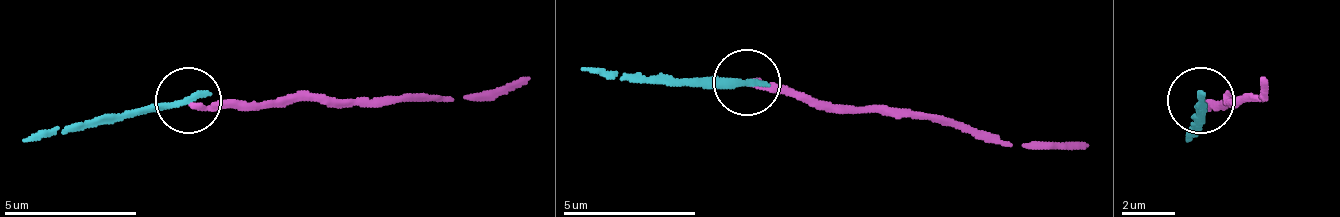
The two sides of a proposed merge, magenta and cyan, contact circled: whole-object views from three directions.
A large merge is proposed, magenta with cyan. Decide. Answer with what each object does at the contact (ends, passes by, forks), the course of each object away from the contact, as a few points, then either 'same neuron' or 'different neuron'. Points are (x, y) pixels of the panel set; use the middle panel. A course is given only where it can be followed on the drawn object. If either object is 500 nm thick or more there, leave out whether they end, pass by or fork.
magenta ends | cyan ends | magenta via (745, 80), (838, 107), (911, 107), (1010, 147), (1090, 147) | cyan via (745, 80), (579, 67) | different neuron

